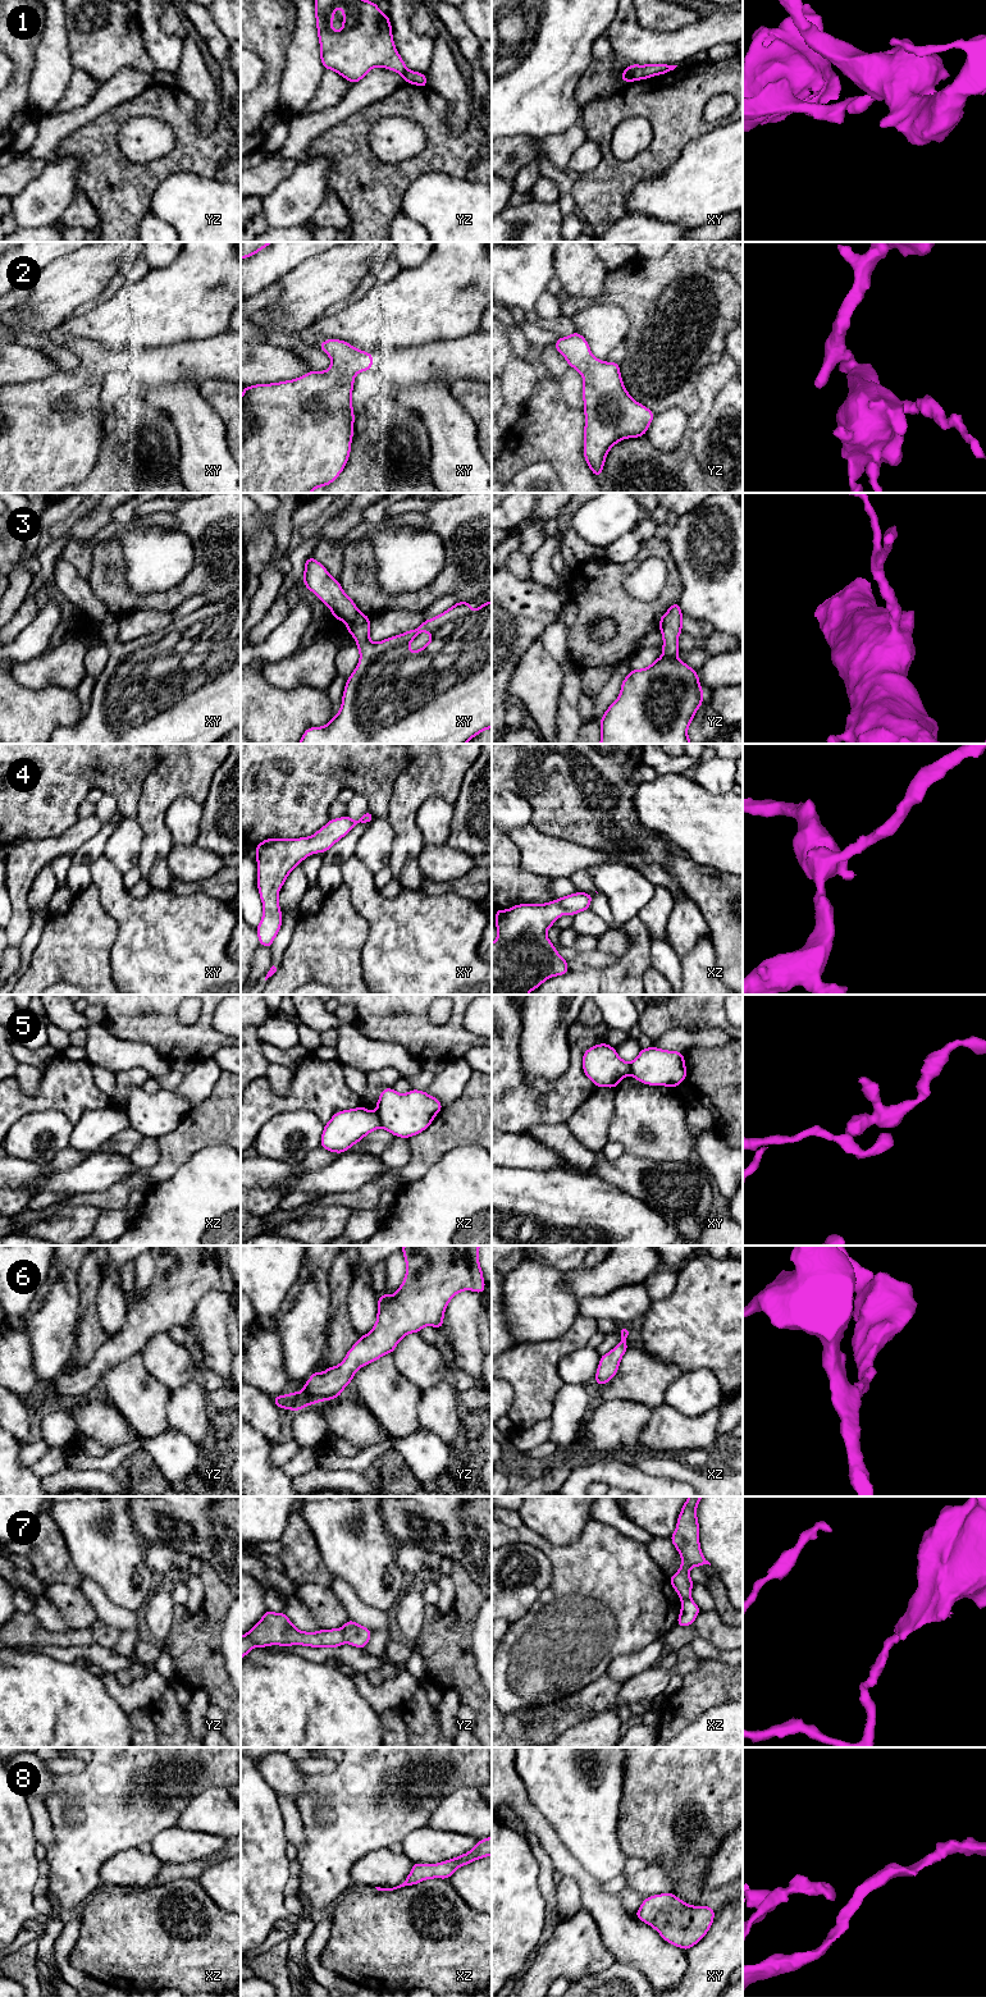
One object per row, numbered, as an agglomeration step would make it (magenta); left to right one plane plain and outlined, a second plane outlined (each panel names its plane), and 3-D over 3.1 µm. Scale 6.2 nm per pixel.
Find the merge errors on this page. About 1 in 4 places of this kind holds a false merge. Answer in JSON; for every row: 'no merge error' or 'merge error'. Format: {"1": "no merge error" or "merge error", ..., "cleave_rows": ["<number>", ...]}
{"1": "merge error", "2": "no merge error", "3": "no merge error", "4": "no merge error", "5": "merge error", "6": "no merge error", "7": "merge error", "8": "no merge error", "cleave_rows": ["1", "5", "7"]}

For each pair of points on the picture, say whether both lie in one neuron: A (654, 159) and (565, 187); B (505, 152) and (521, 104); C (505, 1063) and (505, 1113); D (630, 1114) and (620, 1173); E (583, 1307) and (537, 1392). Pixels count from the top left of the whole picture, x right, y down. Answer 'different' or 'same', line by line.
A: different
B: different
C: same
D: different
E: different

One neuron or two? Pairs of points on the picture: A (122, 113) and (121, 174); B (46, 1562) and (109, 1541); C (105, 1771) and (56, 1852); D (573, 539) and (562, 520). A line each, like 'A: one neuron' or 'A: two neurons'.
A: one neuron
B: two neurons
C: one neuron
D: one neuron

